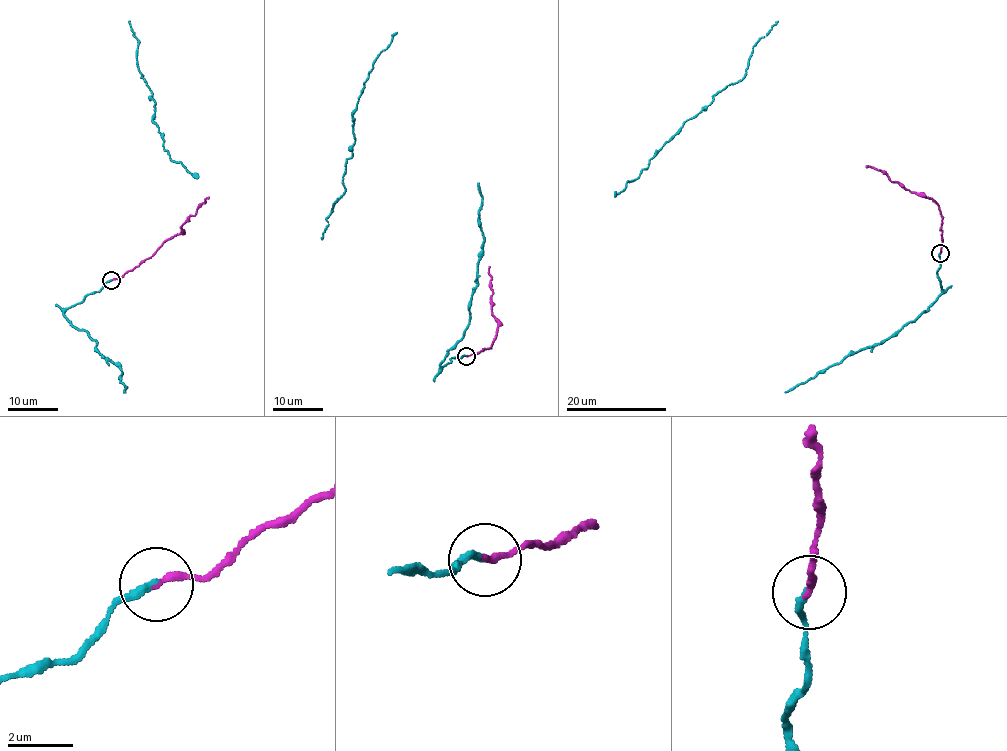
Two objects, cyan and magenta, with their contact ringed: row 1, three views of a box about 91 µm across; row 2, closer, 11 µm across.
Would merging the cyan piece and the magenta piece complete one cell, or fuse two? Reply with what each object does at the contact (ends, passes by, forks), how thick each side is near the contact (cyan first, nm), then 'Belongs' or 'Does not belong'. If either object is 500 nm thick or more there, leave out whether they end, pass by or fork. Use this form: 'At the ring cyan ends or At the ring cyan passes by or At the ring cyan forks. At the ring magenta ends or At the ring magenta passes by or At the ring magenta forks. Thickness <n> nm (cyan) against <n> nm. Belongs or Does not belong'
At the ring cyan ends. At the ring magenta ends. Thickness 220 nm (cyan) against 200 nm. Belongs

